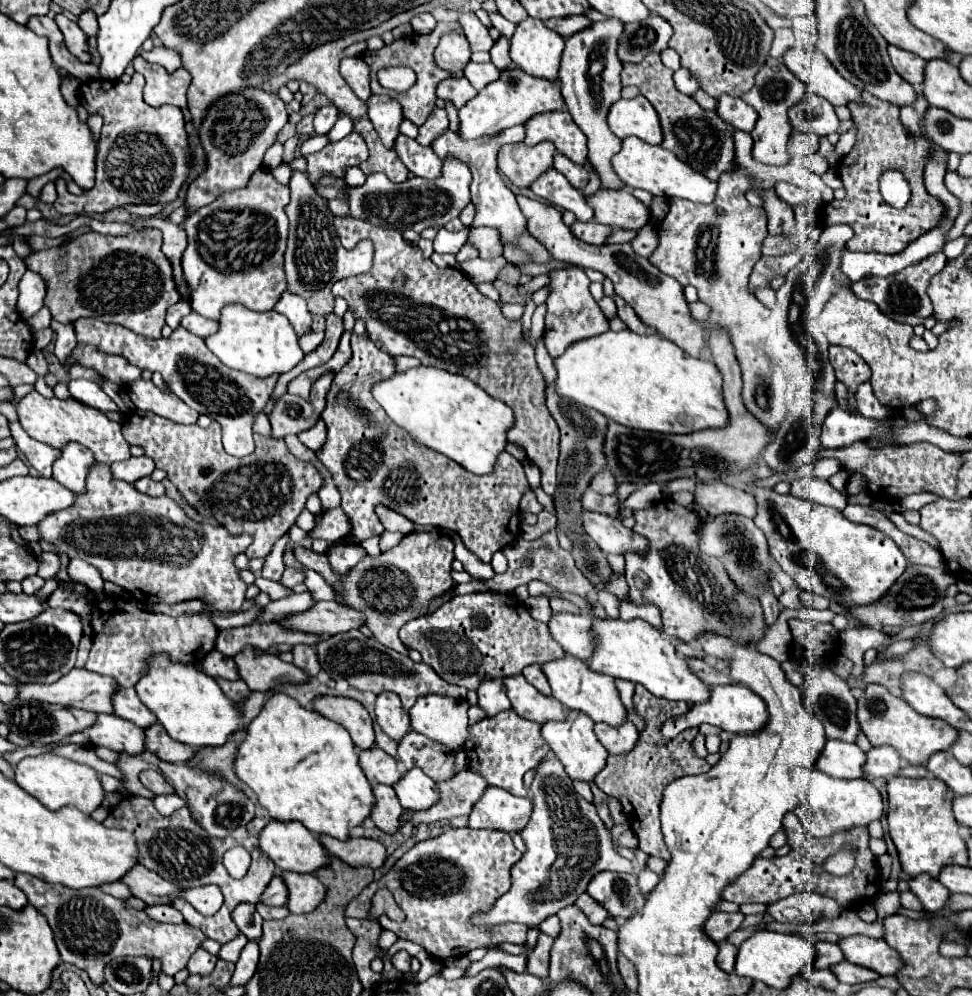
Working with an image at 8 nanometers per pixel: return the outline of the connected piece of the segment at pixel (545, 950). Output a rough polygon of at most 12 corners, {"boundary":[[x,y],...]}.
{"boundary":[[540,933],[528,955],[528,973],[548,977],[552,937]]}

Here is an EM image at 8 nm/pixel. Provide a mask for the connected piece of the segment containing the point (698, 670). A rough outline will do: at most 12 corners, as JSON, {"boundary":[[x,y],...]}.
{"boundary":[[690,659],[694,671],[708,685],[734,683],[712,663]]}

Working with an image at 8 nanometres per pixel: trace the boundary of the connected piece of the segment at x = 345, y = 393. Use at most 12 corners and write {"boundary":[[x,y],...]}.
{"boundary":[[354,331],[316,453],[354,525],[384,505],[478,559],[520,535],[530,489],[504,453],[472,475],[416,447],[372,397],[394,357]]}

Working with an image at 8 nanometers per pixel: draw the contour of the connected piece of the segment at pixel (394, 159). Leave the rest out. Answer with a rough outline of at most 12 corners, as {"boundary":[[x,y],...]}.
{"boundary":[[370,119],[354,129],[370,149],[360,165],[366,175],[384,173],[392,183],[408,179],[396,151],[388,151]]}

